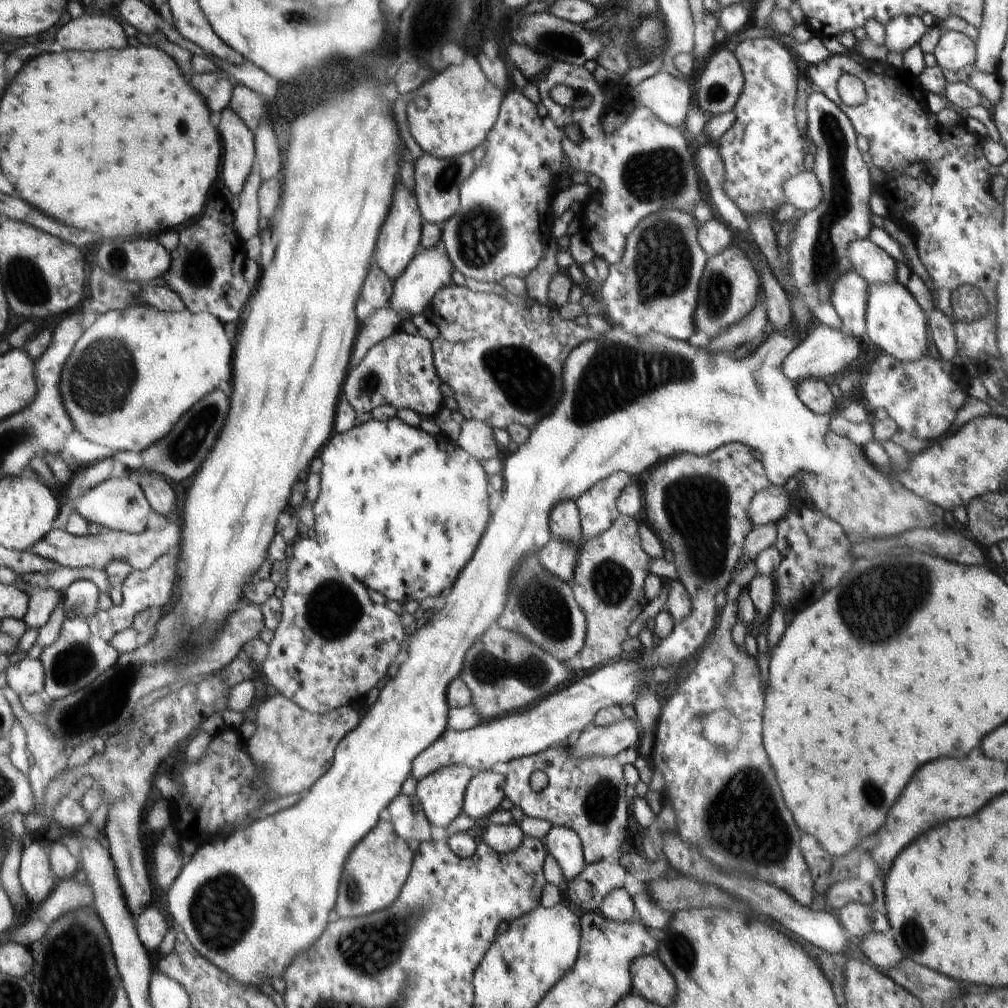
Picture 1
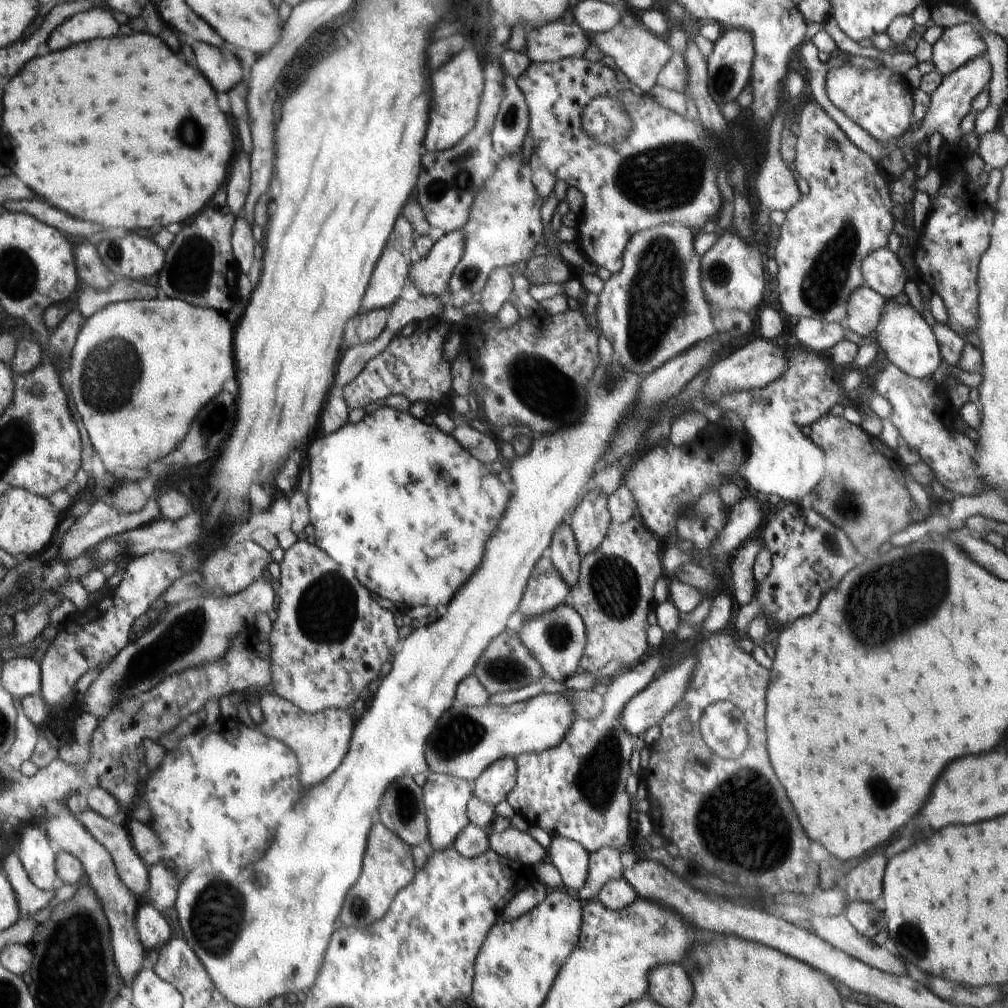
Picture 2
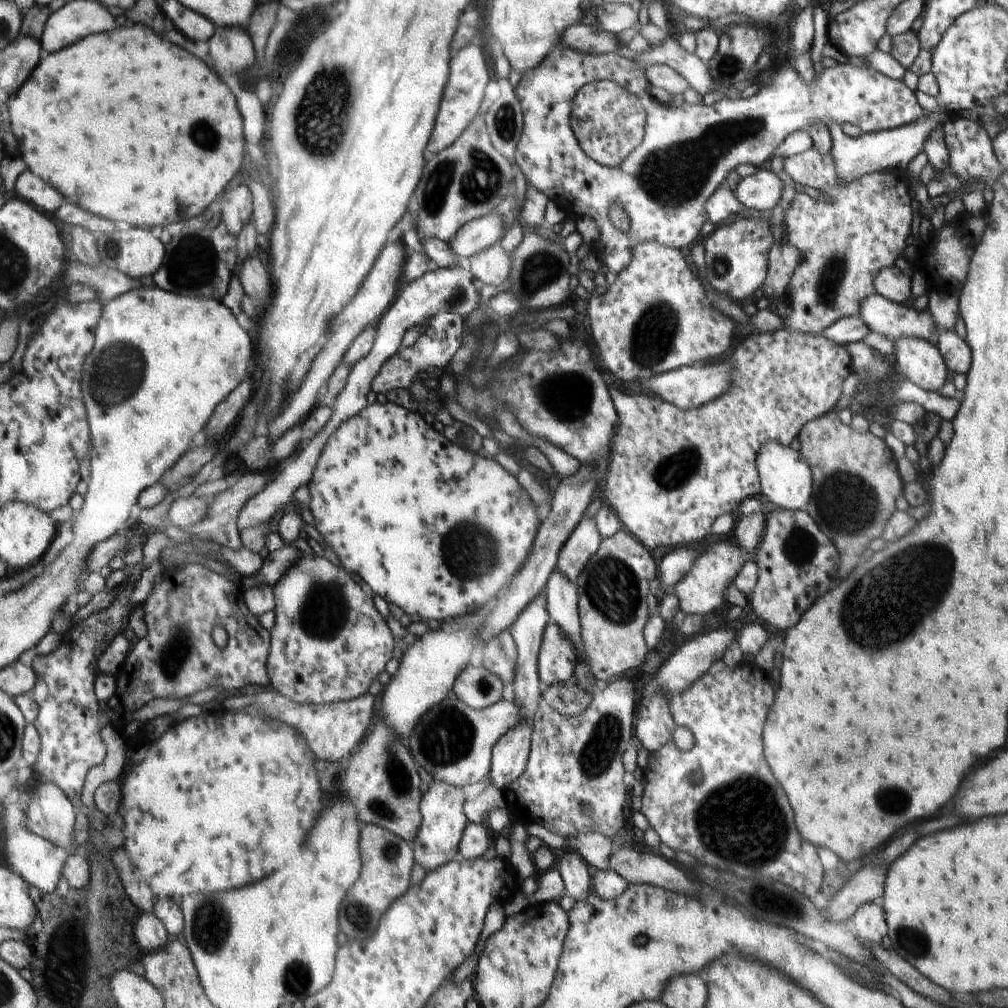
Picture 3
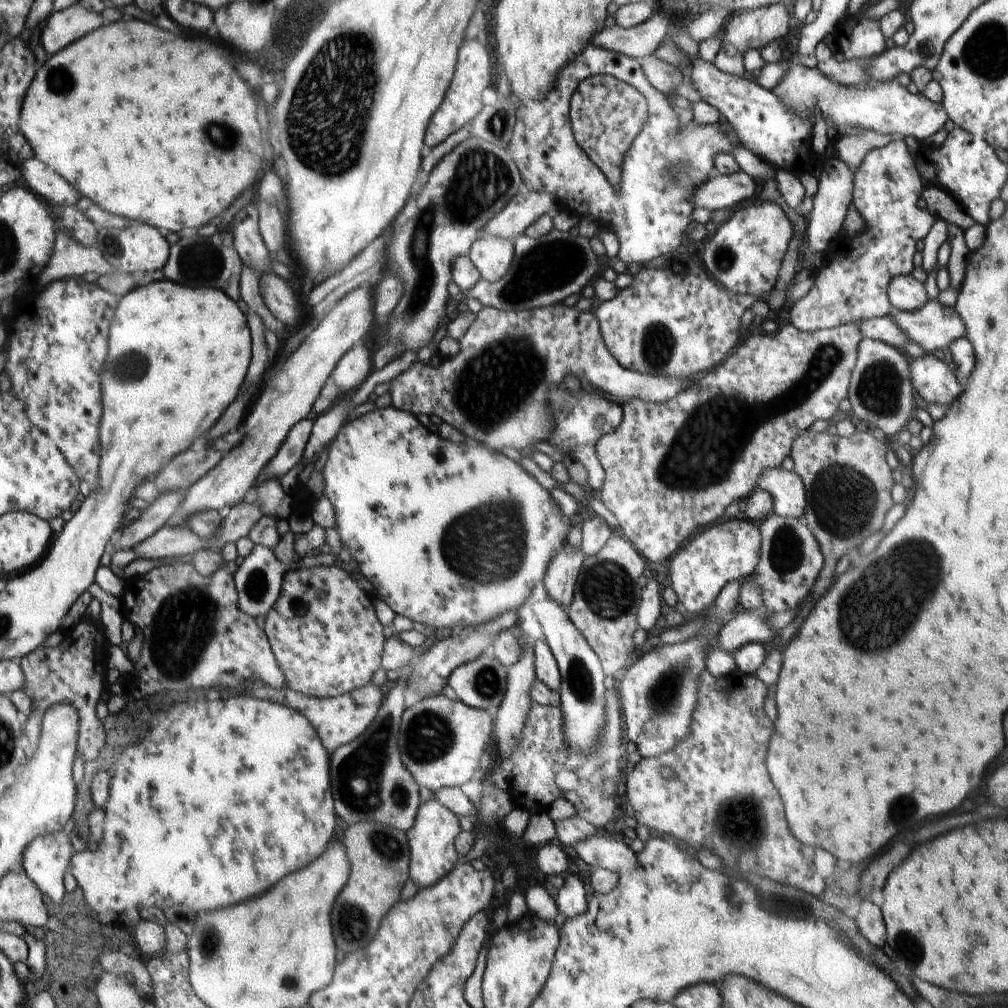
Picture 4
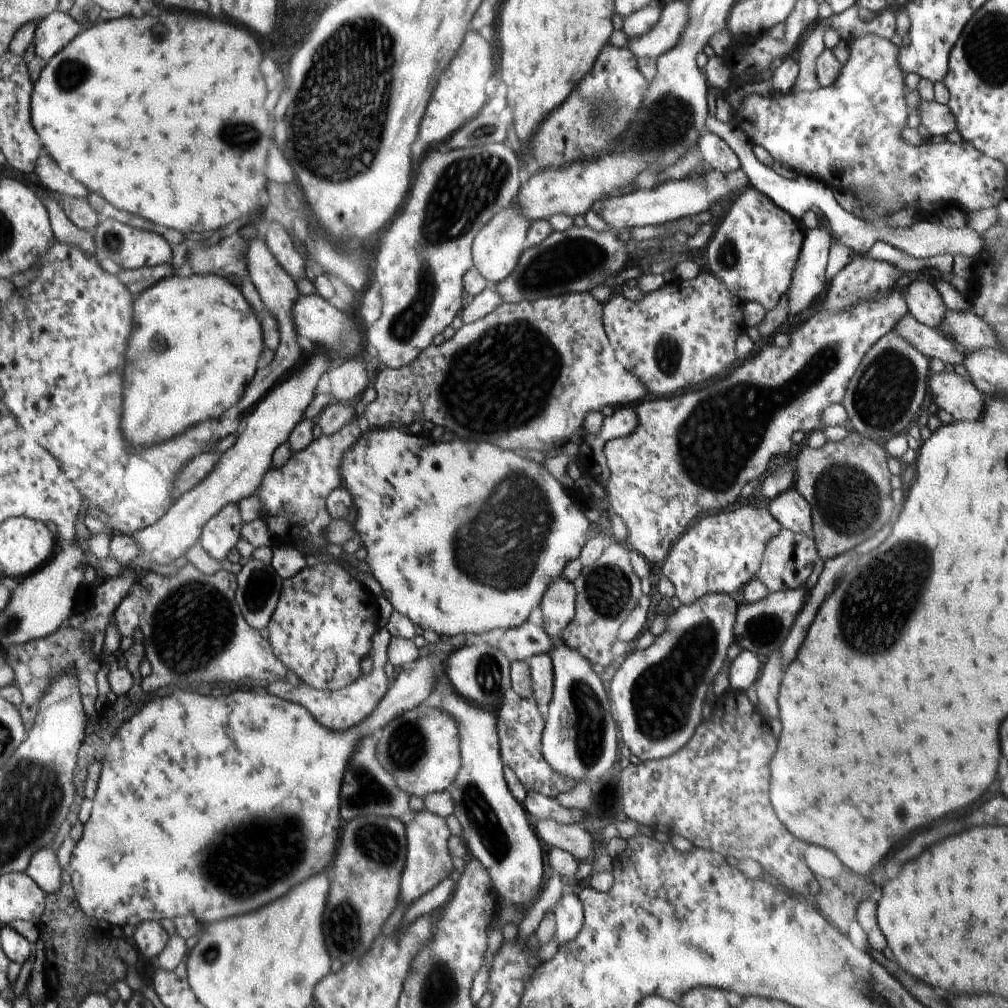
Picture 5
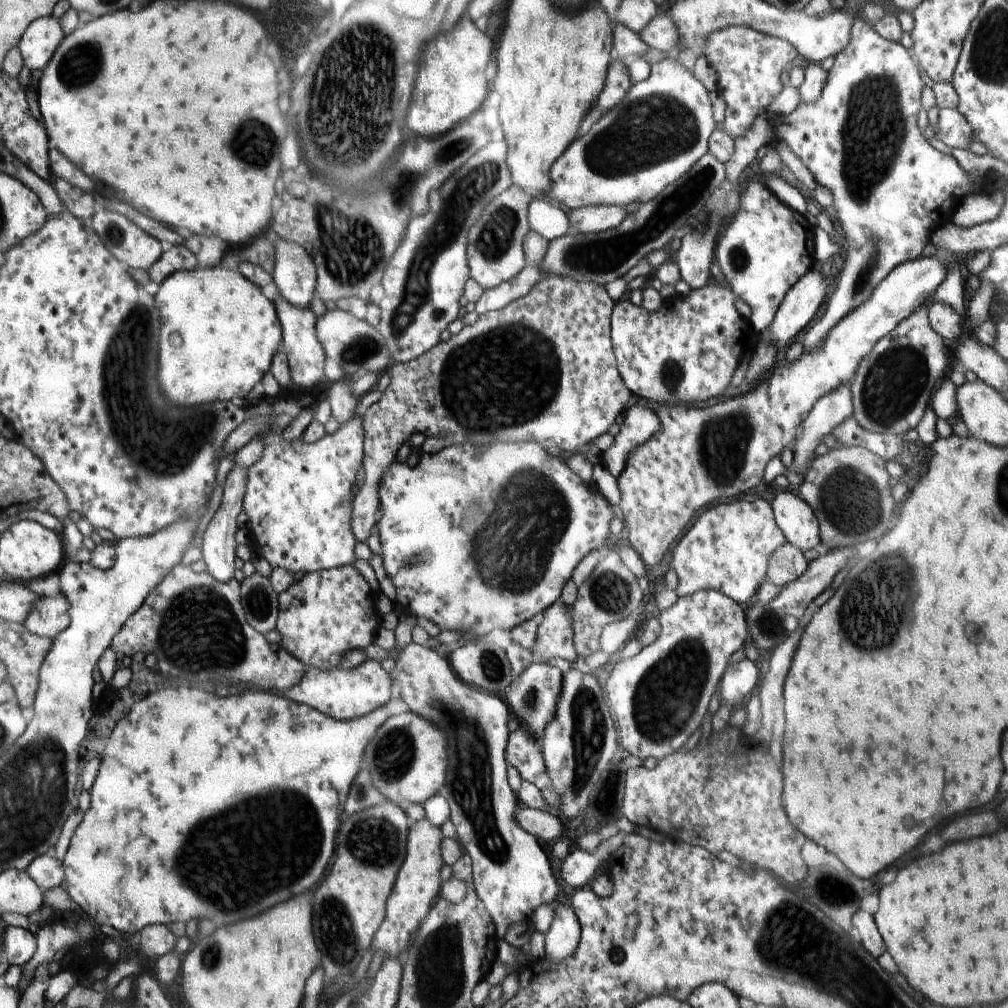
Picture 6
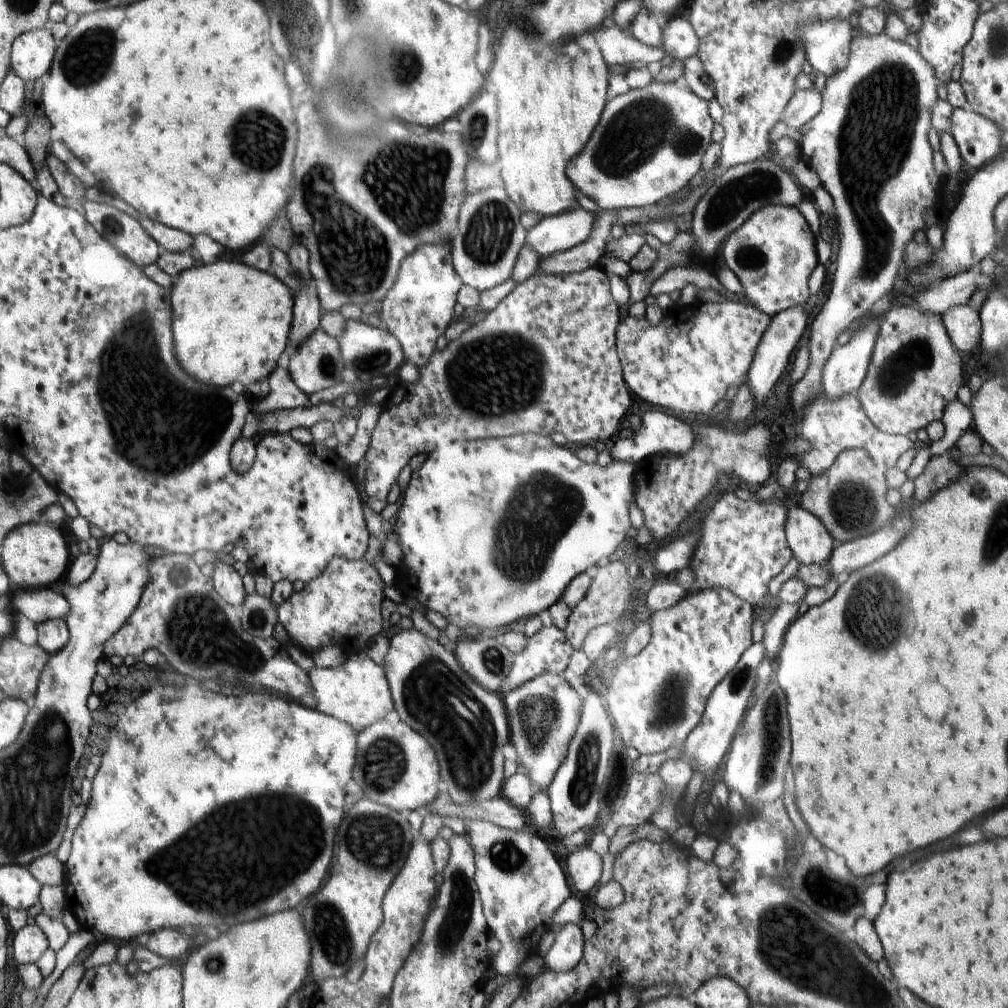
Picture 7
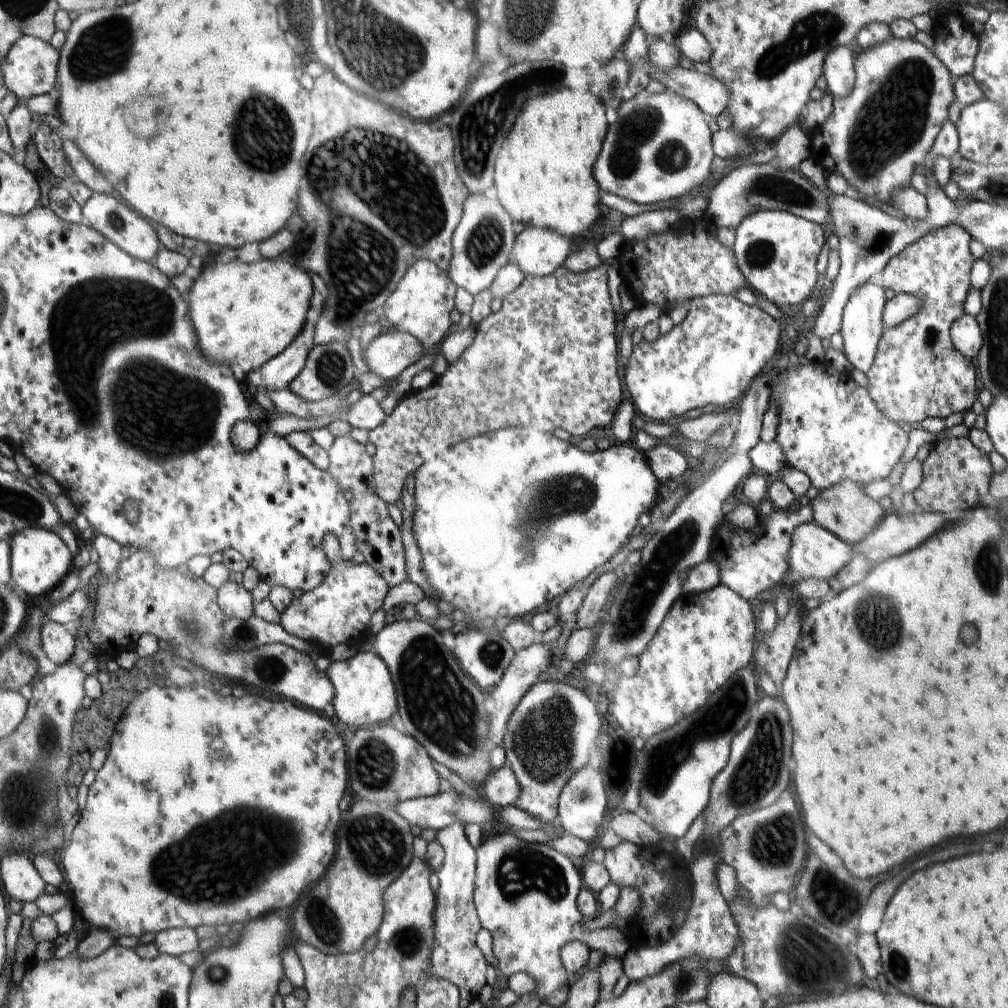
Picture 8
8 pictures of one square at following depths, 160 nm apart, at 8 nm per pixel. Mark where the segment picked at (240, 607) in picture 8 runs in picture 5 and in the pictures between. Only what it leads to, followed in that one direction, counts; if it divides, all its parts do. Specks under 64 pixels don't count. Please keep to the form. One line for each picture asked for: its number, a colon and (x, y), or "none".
5: (221, 533)
6: (219, 548)
7: (228, 582)

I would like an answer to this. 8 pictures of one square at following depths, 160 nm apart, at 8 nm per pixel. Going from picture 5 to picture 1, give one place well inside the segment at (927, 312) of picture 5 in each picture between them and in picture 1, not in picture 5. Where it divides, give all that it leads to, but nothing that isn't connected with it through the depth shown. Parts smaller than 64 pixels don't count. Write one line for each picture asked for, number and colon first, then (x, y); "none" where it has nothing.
1: (872, 263)
2: (882, 271)
3: (890, 283)
4: (905, 293)

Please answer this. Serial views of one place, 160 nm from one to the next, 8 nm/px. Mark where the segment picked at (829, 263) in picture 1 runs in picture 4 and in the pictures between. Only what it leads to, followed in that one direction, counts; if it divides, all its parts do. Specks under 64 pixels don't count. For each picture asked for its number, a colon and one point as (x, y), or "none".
2: (845, 216)
3: (851, 230)
4: (887, 185)

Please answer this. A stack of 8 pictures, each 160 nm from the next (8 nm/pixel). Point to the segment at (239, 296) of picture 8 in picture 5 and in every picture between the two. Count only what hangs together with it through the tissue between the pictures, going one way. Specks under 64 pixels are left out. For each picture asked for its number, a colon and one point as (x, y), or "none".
5: (198, 342)
6: (220, 331)
7: (231, 322)

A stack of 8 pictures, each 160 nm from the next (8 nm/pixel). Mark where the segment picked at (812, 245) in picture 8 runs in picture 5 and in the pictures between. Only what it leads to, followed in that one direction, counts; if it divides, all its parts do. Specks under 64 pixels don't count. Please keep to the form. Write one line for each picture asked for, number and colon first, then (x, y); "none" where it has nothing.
5: (754, 251)
6: (768, 247)
7: (773, 253)

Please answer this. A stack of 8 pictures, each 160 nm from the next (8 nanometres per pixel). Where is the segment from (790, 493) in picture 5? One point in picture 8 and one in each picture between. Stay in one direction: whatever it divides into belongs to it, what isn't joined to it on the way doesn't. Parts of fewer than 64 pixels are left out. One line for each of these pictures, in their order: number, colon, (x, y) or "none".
6: (796, 520)
7: (810, 542)
8: (815, 552)

